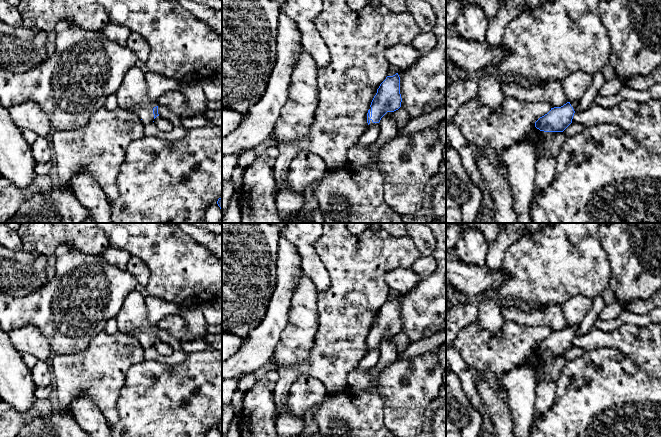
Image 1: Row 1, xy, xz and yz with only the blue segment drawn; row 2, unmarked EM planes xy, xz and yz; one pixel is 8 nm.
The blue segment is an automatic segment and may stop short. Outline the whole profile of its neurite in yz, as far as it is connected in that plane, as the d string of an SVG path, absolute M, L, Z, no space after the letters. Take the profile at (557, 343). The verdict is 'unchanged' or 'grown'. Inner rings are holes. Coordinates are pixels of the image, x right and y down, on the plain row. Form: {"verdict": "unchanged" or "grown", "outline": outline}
{"verdict": "grown", "outline": "M571 323L561 331L554 331L535 346L535 351L544 356L563 356L571 347L579 323Z"}

